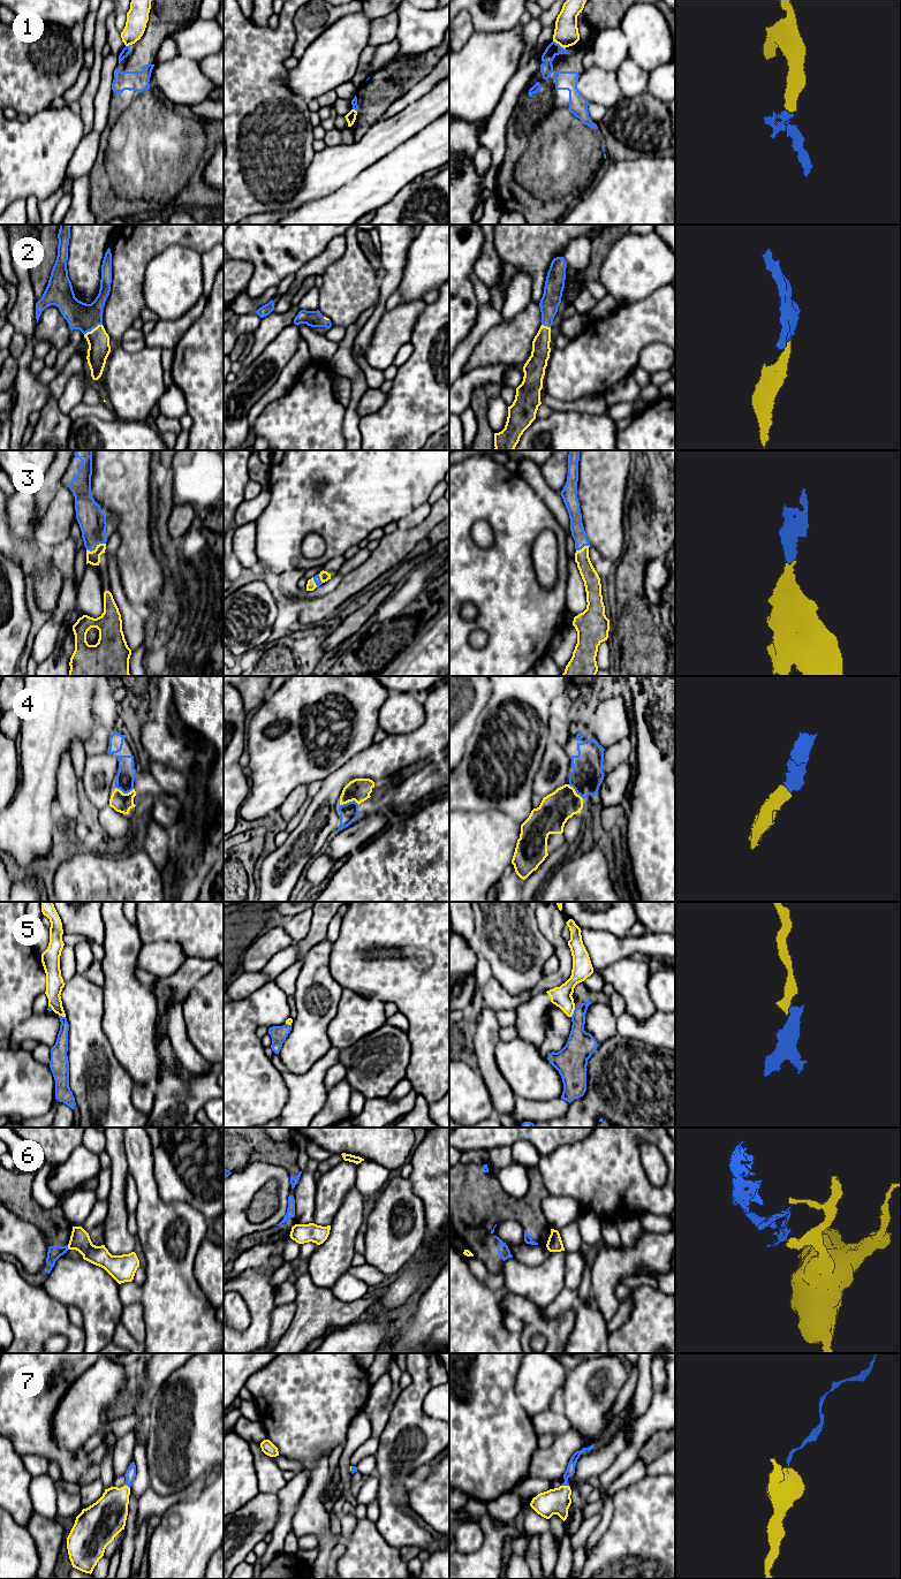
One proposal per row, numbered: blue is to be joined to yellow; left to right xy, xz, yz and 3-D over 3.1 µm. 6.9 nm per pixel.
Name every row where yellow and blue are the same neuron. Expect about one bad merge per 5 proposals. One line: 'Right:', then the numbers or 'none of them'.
Right: 2, 3, 4, 7

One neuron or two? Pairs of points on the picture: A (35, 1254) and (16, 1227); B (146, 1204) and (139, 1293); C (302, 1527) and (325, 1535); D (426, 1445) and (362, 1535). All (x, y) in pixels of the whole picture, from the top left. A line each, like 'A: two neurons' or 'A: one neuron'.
A: one neuron
B: one neuron
C: one neuron
D: two neurons

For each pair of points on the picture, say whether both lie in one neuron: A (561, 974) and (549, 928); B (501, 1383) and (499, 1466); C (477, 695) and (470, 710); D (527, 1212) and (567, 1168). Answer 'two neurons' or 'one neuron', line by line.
A: one neuron
B: one neuron
C: one neuron
D: two neurons

